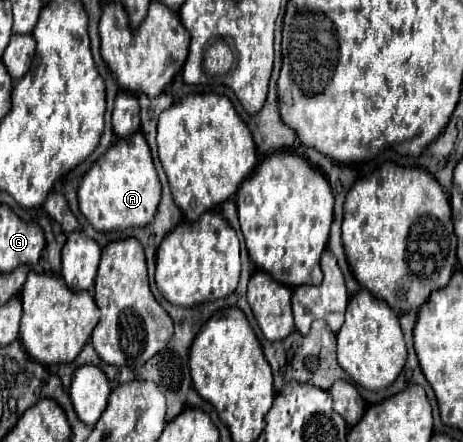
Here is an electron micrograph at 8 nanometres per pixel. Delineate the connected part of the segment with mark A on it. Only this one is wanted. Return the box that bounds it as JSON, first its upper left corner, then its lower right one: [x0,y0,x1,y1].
[79,132,161,232]

